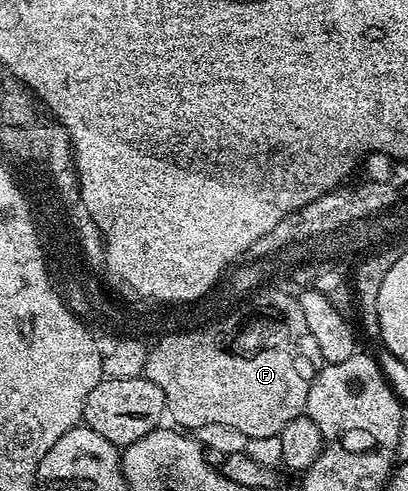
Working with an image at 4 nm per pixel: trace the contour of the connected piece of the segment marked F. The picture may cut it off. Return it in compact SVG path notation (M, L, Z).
M297 299L288 308L266 308L258 314L258 318L250 318L250 322L242 320L238 324L244 324L238 328L238 360L232 360L232 350L230 356L226 356L224 344L220 348L218 340L222 332L232 328L232 324L222 324L218 332L202 332L202 336L176 335L173 339L165 340L161 348L151 351L147 378L163 390L166 412L179 429L195 430L215 423L232 426L233 430L240 431L248 438L272 438L280 435L292 418L305 413L308 390L324 361L312 330L308 330L308 322L304 322L304 312L300 310Z

